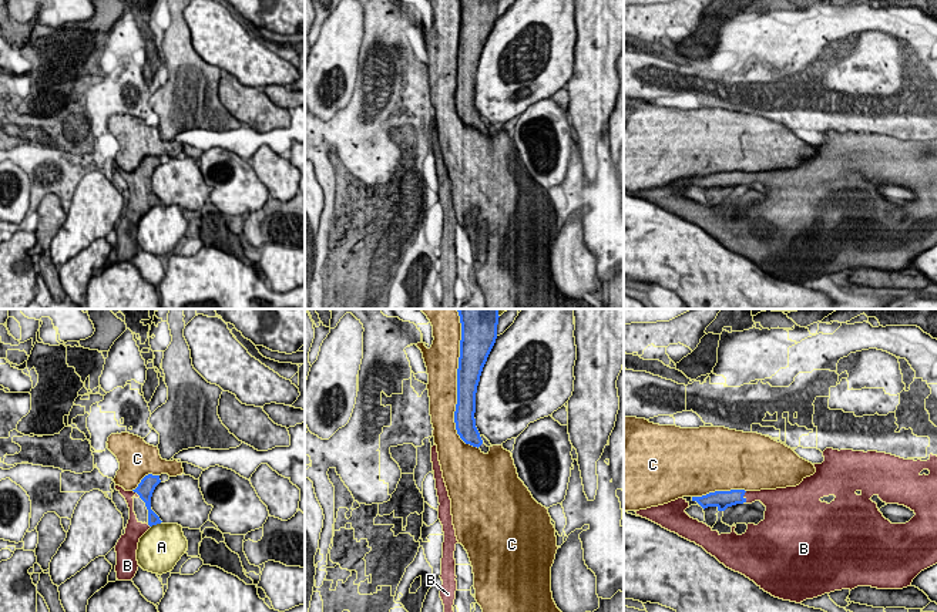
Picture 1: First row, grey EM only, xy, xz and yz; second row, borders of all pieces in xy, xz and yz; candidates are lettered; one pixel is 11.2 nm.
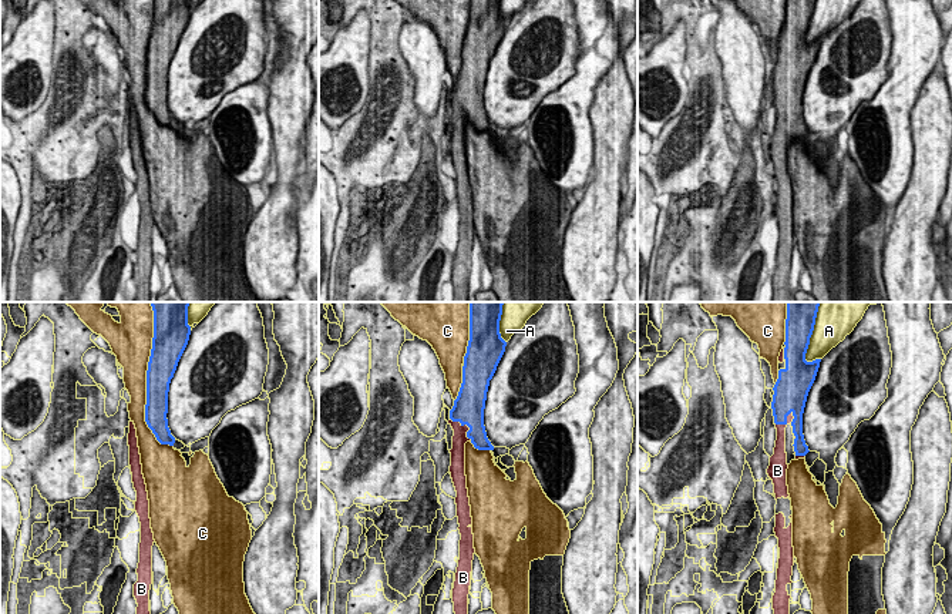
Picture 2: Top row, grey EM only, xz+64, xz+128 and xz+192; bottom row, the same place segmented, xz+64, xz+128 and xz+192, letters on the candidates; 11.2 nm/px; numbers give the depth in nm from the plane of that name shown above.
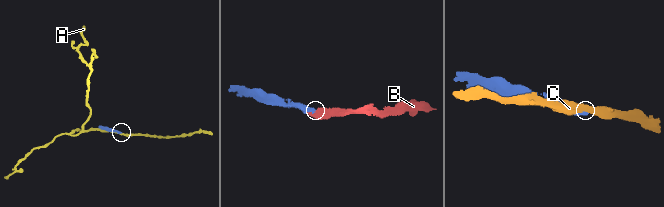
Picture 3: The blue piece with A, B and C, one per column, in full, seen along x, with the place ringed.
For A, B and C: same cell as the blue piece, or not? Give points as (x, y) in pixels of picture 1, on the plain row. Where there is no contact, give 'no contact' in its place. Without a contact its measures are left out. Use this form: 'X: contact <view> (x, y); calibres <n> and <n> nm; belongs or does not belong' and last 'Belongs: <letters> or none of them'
A: contact xy (155, 205); calibres 130 and 480 nm; does not belong
B: contact yz (742, 178); calibres 200 and 160 nm; belongs
C: contact xz (457, 69); calibres 280 and 320 nm; does not belong
Belongs: B

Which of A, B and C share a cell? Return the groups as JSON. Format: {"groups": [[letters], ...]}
{"groups": [["A"], ["B"], ["C"]]}

